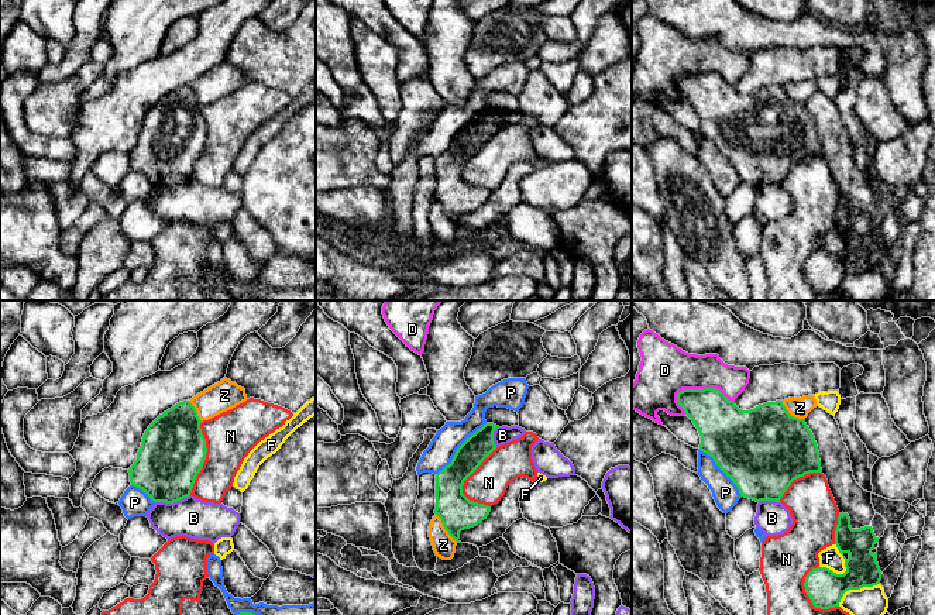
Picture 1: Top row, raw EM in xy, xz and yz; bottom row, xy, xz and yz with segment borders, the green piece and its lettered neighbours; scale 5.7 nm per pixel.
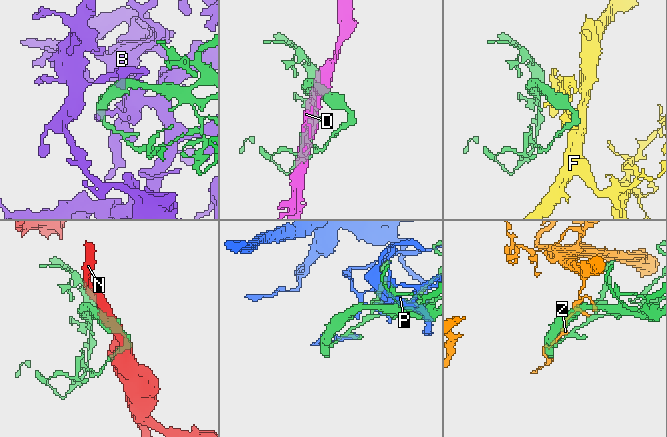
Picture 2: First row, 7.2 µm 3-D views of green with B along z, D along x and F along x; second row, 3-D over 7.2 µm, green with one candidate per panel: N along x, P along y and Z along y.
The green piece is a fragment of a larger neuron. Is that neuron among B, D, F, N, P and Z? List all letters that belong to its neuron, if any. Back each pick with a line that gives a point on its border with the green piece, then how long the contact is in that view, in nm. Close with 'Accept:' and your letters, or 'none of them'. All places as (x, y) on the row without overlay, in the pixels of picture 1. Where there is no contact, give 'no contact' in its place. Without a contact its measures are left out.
B: xy (172, 186) | 200 nm
Accept: B

